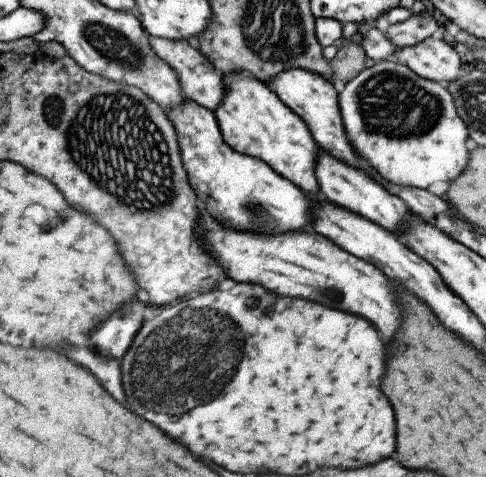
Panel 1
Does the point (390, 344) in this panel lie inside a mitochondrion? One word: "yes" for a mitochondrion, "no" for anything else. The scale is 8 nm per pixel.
no

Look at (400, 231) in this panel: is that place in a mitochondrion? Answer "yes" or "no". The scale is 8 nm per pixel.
no

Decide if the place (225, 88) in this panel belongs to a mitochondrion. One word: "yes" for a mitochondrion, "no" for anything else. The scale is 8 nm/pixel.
no

